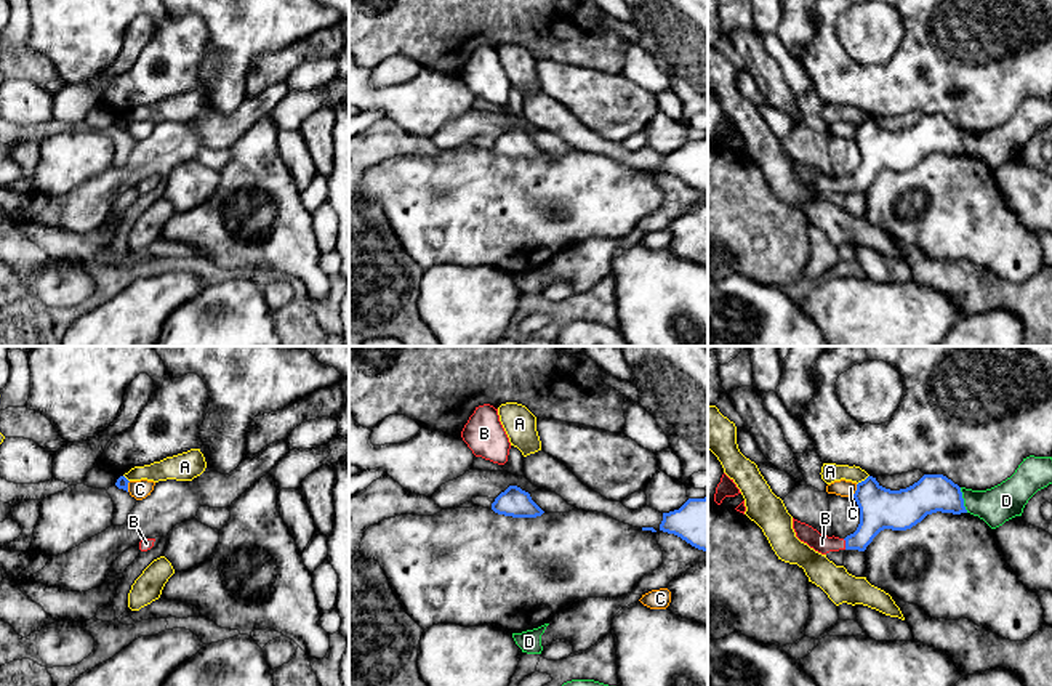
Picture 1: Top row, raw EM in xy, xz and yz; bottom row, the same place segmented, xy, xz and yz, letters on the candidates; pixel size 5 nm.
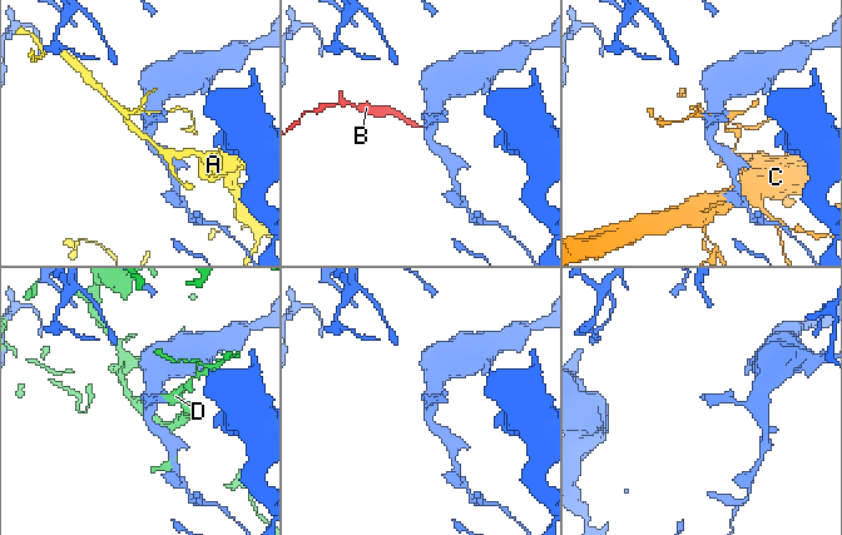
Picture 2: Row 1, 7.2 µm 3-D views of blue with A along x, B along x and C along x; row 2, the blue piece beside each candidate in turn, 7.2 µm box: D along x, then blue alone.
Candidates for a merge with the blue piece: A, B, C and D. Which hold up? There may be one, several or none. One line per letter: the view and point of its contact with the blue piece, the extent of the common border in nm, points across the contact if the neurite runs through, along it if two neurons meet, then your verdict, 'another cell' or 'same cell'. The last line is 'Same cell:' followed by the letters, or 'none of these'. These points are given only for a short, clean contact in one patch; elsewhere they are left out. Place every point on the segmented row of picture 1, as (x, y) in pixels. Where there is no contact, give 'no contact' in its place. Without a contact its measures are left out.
A: yz (862, 481) | 80 nm | another cell
B: yz (846, 544) | 60 nm | across yz (881, 508), (871, 523), (846, 544), (822, 544) | same cell
C: yz (855, 491) | 70 nm | another cell
D: yz (963, 500) | 130 nm | another cell
Same cell: B

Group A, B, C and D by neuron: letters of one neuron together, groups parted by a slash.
A / B / C / D

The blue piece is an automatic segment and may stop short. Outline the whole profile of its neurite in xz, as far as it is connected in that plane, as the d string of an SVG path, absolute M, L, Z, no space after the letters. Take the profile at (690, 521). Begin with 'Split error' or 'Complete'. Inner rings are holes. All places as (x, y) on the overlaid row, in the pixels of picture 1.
Complete. M708 497L689 498L679 510L663 513L660 531L708 551Z

